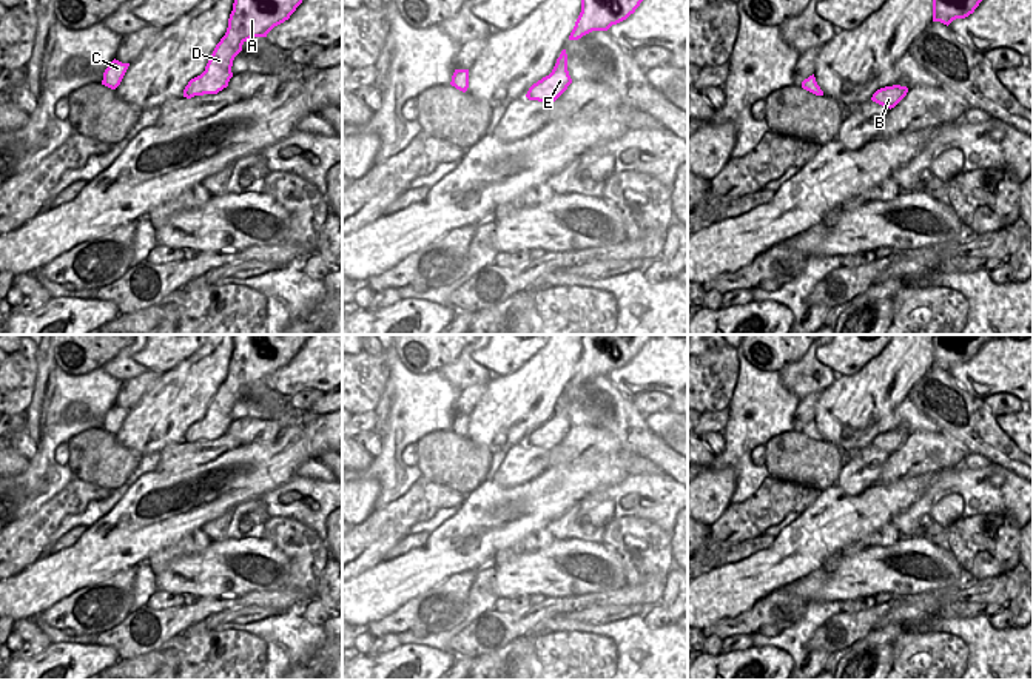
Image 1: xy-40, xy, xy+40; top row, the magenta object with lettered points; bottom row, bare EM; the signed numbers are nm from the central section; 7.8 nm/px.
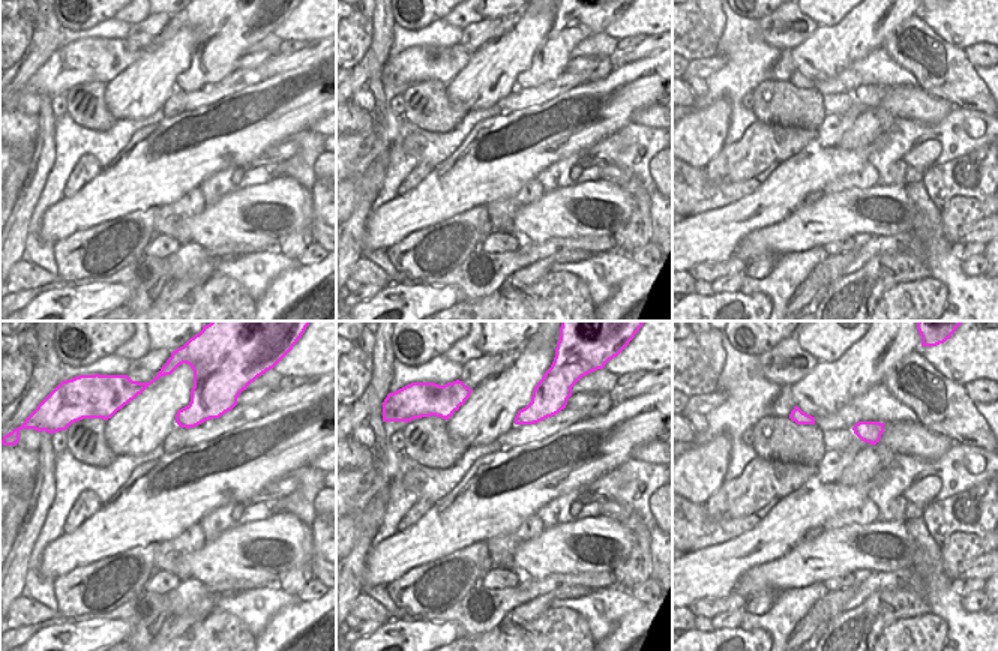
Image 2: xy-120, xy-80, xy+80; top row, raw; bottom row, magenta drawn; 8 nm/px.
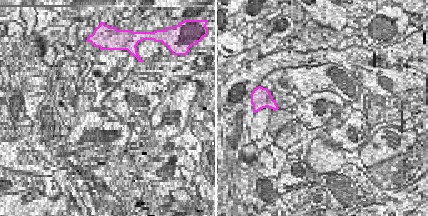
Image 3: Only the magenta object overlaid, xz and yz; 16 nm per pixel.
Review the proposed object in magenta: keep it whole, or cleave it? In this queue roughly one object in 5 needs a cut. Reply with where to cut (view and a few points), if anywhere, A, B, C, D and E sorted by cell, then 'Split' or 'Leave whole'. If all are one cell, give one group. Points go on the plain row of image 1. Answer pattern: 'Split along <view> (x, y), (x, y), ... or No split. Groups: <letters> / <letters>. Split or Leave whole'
No split. Groups: A B C D E. Leave whole.

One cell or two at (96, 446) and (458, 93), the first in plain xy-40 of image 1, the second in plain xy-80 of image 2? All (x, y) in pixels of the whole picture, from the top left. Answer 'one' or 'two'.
two

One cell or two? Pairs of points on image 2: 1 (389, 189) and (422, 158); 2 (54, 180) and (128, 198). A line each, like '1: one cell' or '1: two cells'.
1: one cell
2: two cells

